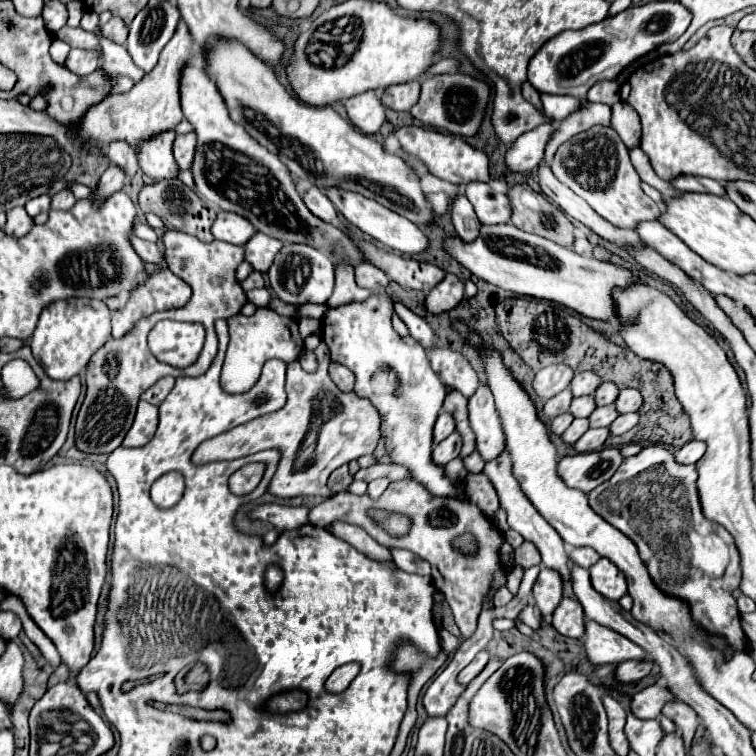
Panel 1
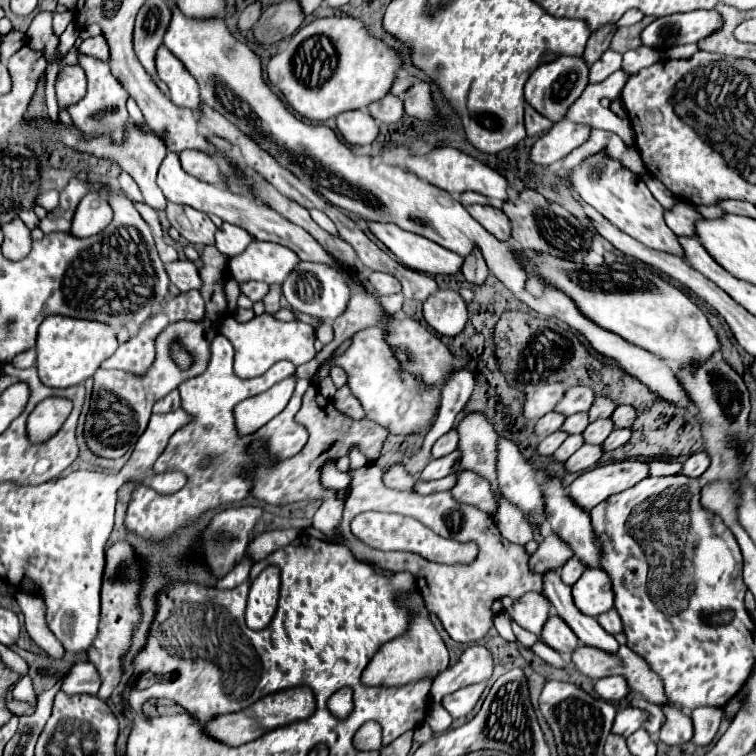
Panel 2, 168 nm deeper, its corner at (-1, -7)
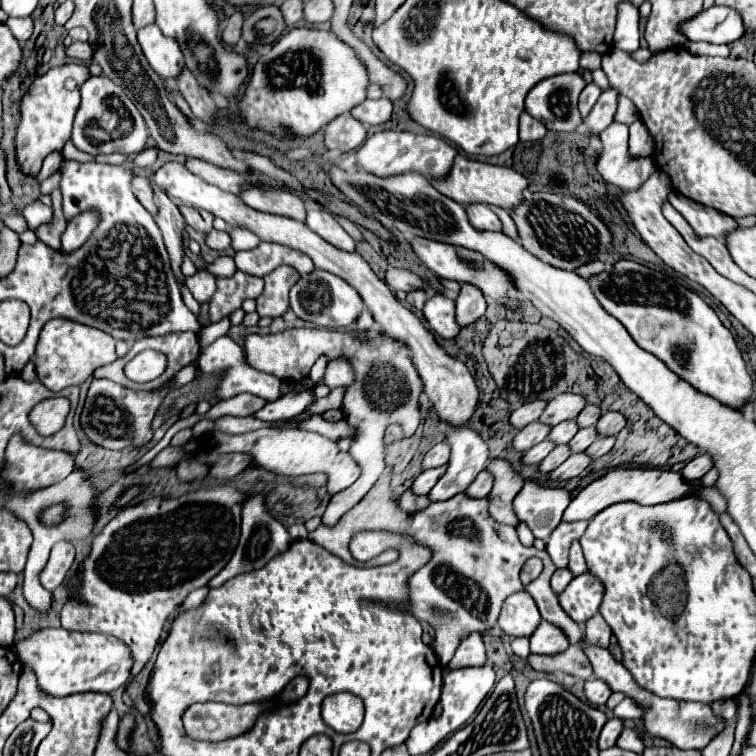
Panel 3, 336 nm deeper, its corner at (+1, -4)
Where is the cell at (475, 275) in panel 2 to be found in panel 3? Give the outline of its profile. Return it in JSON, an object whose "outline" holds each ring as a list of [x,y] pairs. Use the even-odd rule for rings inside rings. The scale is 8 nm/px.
{"outline":[[[462,285],[456,299],[456,323],[460,327],[474,325],[486,311],[486,299],[474,285]]]}

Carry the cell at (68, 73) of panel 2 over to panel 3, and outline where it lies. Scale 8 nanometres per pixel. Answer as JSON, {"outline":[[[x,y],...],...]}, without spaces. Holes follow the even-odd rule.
{"outline":[[[70,63],[62,67],[54,67],[42,77],[34,79],[28,93],[20,101],[20,123],[16,127],[14,135],[14,147],[16,147],[16,163],[20,171],[28,177],[36,177],[42,169],[42,161],[52,151],[62,151],[66,141],[72,133],[72,123],[76,109],[80,105],[80,91],[66,91],[64,81],[72,77],[78,85],[82,85],[90,77],[90,69],[82,63]]]}

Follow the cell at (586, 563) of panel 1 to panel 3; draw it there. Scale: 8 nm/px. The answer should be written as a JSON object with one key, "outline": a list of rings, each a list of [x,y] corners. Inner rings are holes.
{"outline":[[[556,569],[554,575],[552,575],[552,579],[550,579],[550,585],[552,585],[554,593],[560,595],[560,593],[568,587],[568,583],[570,583],[572,579],[574,579],[574,577],[572,577],[572,573],[570,573],[568,569]]]}

